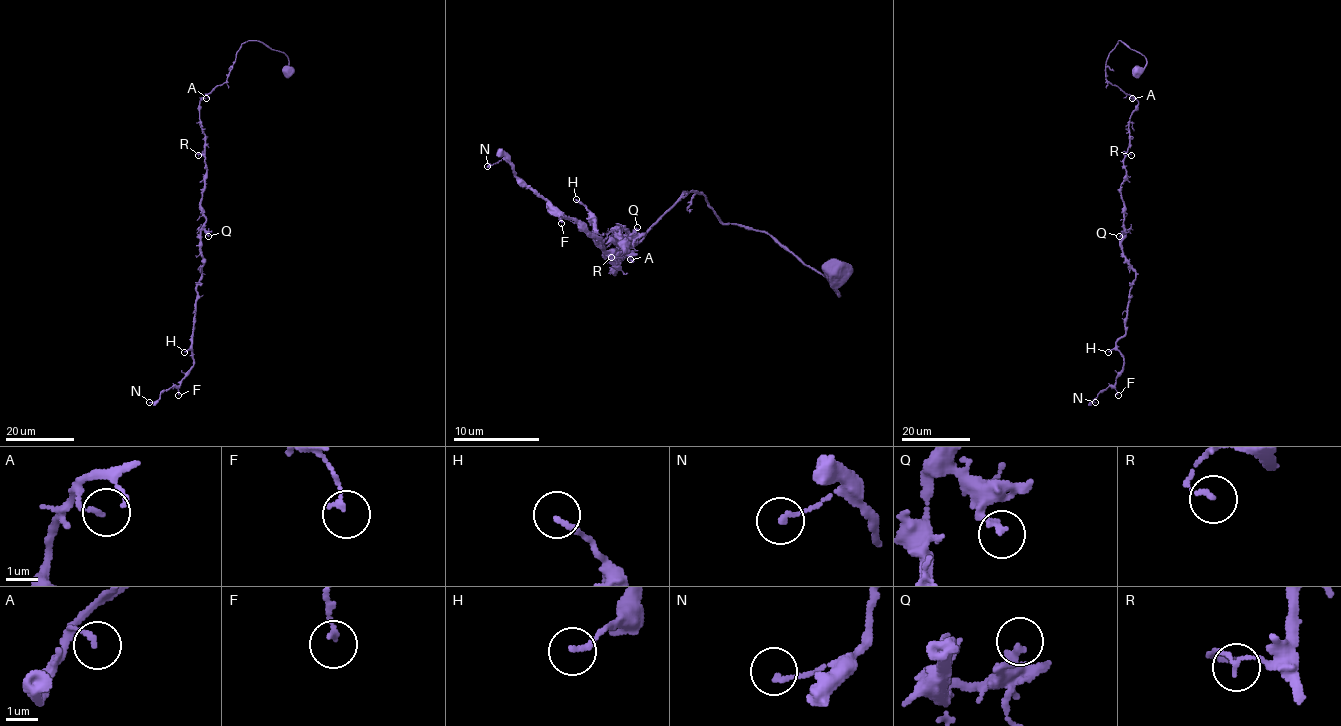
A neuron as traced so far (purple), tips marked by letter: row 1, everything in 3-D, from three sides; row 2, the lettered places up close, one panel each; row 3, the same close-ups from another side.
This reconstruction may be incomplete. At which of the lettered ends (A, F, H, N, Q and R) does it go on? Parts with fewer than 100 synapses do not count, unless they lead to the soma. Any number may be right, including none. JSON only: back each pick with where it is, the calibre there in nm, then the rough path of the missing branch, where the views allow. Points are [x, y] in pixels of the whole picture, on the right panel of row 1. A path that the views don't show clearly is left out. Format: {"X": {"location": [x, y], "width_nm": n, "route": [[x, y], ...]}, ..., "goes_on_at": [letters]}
{"goes_on_at": []}

